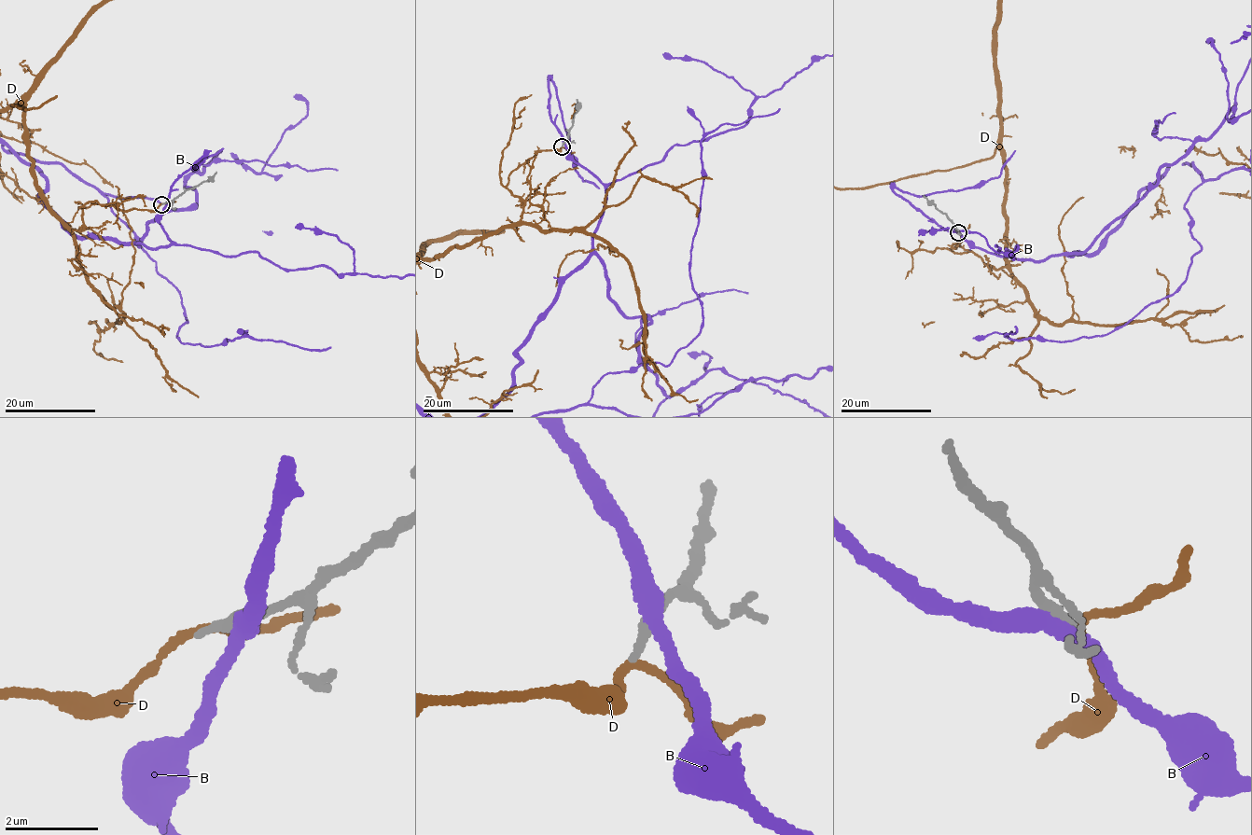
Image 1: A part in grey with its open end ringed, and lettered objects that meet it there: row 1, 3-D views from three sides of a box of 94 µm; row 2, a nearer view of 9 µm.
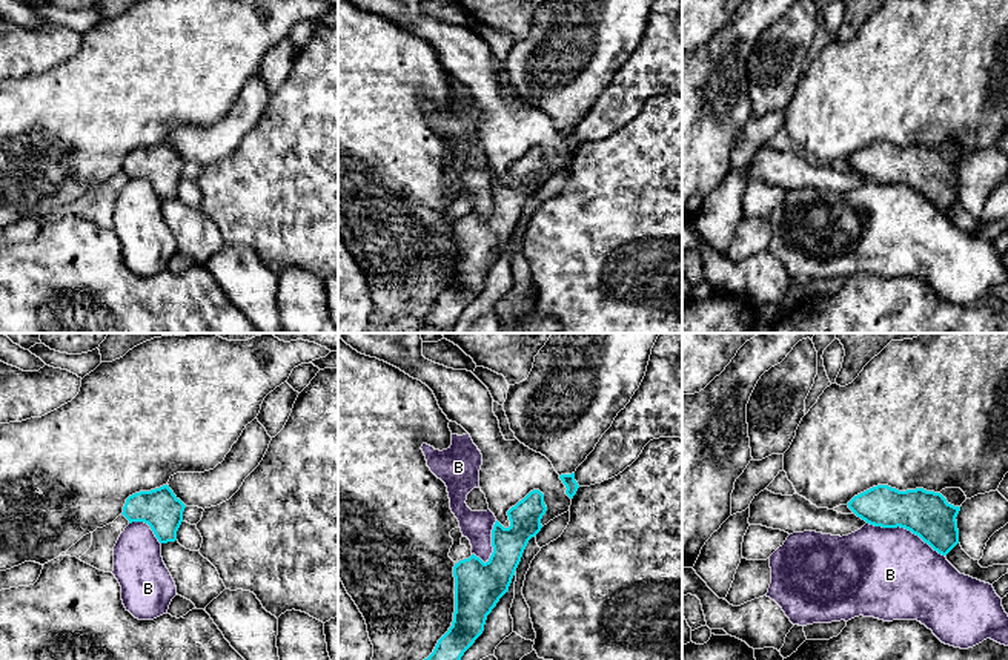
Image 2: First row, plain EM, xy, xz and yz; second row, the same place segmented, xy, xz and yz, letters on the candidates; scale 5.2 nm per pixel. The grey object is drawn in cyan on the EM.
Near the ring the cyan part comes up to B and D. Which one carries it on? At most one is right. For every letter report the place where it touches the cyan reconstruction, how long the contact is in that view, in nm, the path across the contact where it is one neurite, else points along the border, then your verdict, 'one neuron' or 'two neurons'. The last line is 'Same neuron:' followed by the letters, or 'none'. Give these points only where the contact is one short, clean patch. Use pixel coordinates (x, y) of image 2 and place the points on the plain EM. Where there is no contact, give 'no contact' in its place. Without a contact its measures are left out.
B: yz (905, 184) | 440 nm | along yz (867, 178), (876, 183), (904, 183), (944, 212) | two neurons
D: no contact | two neurons
Same neuron: none

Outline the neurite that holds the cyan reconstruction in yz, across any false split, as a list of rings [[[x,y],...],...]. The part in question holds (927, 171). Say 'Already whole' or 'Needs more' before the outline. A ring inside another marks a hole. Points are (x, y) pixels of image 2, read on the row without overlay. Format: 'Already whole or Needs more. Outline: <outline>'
Already whole. Outline: [[[877,141],[854,152],[847,161],[870,181],[911,187],[942,212],[959,200],[956,173],[960,163],[948,160],[940,149]]]

